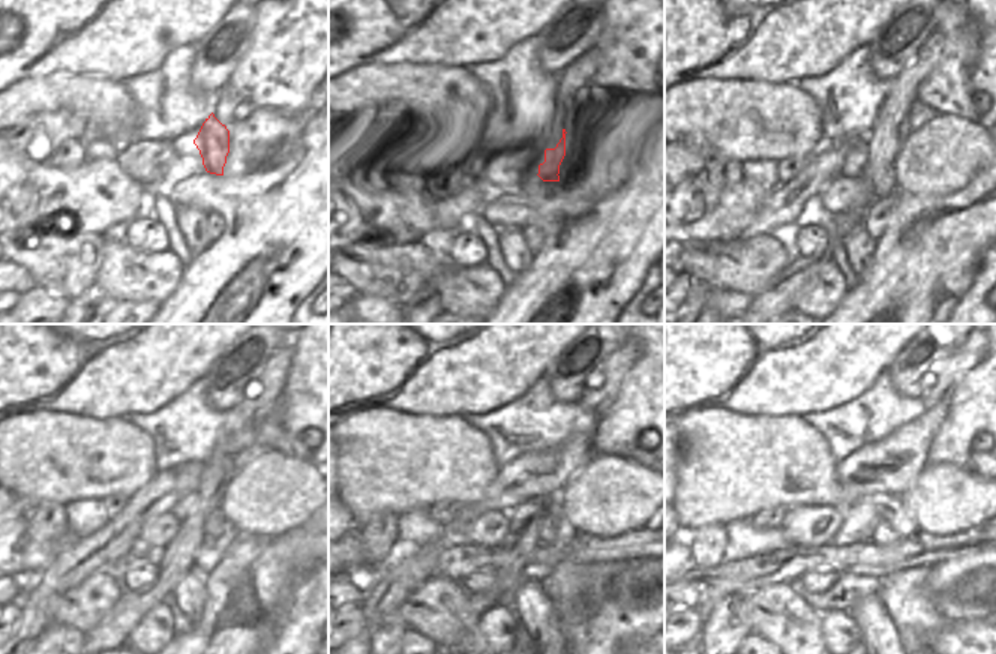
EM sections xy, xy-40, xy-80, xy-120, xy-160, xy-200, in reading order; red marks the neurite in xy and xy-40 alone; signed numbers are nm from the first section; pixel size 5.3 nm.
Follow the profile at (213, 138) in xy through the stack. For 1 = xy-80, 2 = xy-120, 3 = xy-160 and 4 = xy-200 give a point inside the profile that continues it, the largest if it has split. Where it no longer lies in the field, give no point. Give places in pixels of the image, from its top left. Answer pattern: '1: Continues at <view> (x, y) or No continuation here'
1: Continues at xy-80 (884, 185)
2: Continues at xy-120 (213, 521)
3: Continues at xy-160 (548, 530)
4: Continues at xy-200 (882, 534)

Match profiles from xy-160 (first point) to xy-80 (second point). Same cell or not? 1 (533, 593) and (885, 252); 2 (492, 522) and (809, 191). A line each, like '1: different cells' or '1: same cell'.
1: different cells
2: different cells

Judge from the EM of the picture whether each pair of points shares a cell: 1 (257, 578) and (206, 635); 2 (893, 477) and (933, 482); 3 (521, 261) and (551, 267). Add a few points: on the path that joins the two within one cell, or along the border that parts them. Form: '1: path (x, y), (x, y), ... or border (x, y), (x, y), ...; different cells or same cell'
1: path (245, 591), (218, 621); same cell
2: border (927, 462), (900, 495); different cells
3: border (542, 230), (539, 251), (531, 263), (515, 275); different cells

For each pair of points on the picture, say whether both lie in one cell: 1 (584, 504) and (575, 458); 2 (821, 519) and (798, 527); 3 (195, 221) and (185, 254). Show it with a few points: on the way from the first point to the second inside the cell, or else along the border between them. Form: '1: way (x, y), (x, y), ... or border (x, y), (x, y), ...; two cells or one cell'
1: border (593, 455), (558, 495); two cells
2: way (815, 525), (804, 525); one cell
3: way (188, 228), (185, 246); one cell

